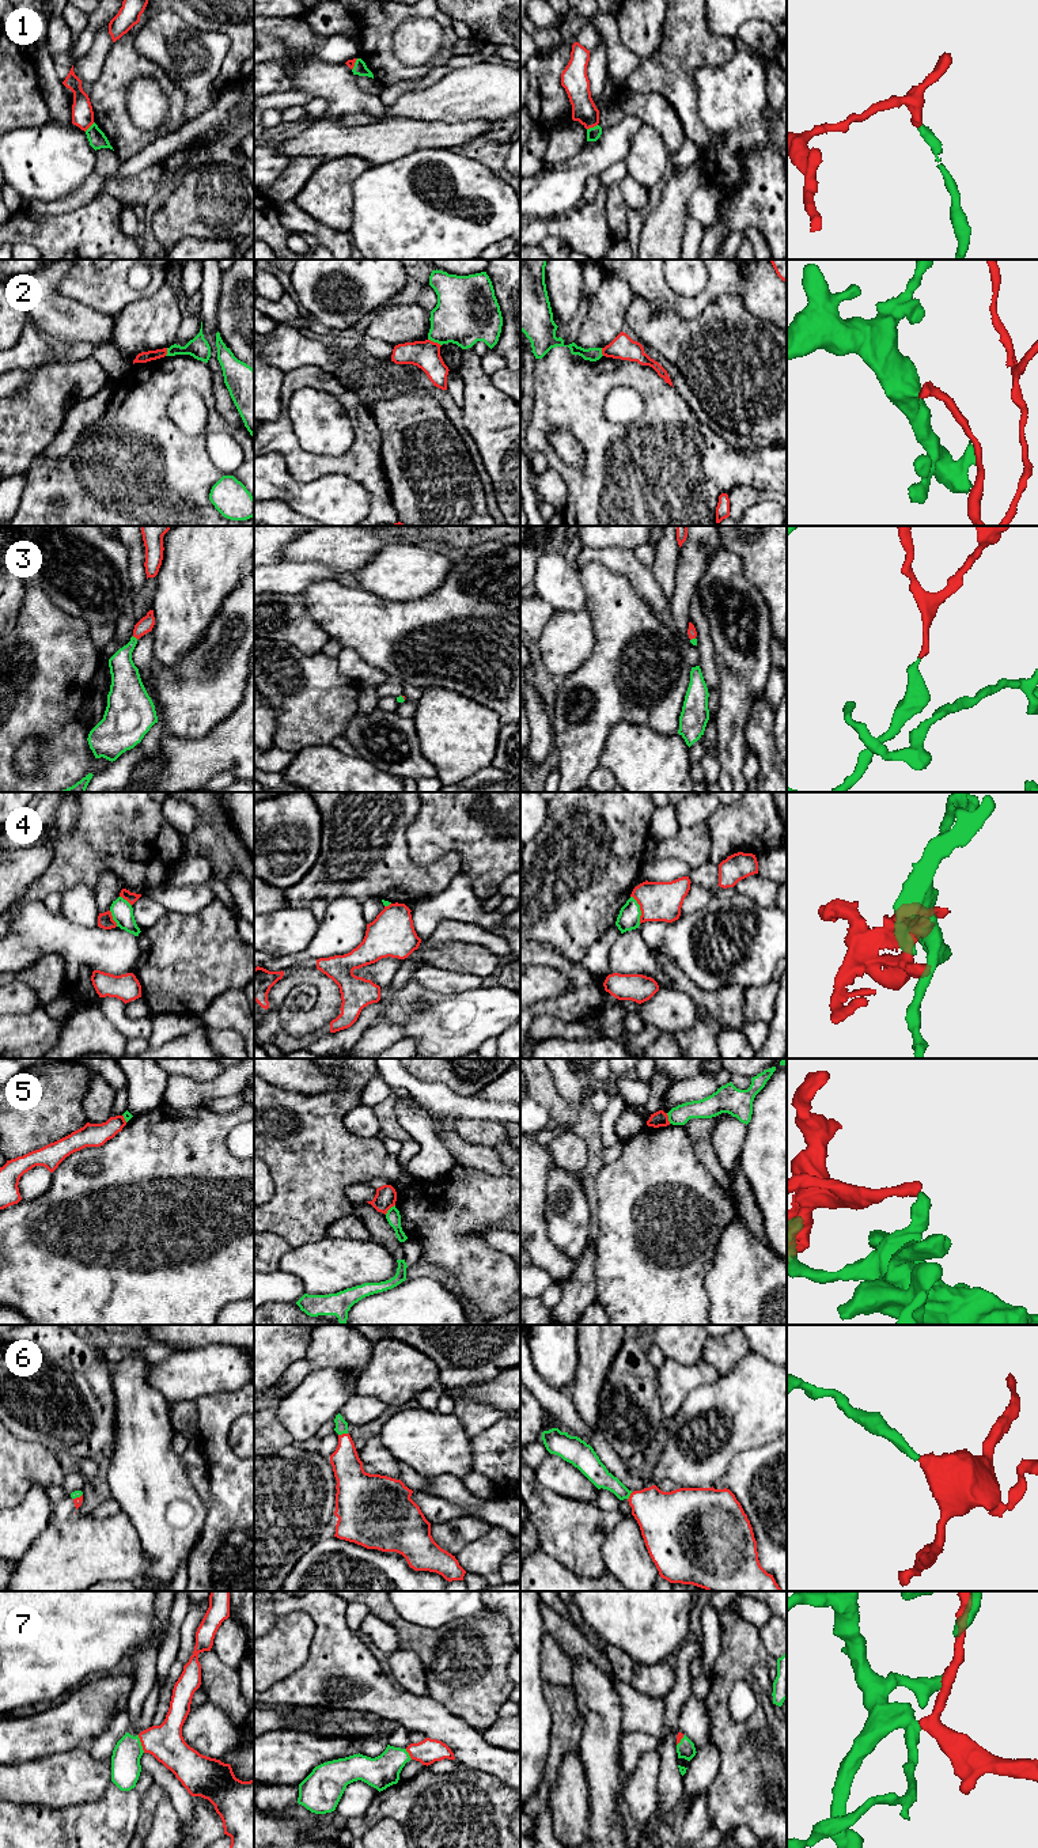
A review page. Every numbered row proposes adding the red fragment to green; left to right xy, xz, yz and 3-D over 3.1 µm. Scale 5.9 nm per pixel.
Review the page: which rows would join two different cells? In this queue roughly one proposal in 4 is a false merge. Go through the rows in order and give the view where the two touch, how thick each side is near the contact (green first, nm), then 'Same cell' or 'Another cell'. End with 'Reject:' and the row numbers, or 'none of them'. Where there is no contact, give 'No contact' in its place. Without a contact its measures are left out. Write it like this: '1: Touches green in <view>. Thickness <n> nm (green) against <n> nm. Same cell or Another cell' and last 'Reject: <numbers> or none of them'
1: Touches green in yz. Thickness 80 nm (green) against 140 nm. Another cell
2: Touches green in xz. Thickness 360 nm (green) against 170 nm. Another cell
3: Touches green in xy. Thickness 170 nm (green) against 90 nm. Same cell
4: Touches green in yz. Thickness 130 nm (green) against 240 nm. Another cell
5: Touches green in xz. Thickness 90 nm (green) against 130 nm. Another cell
6: Touches green in xz. Thickness 80 nm (green) against 180 nm. Same cell
7: Touches green in xy. Thickness 180 nm (green) against 220 nm. Same cell
Reject: 1, 2, 4, 5

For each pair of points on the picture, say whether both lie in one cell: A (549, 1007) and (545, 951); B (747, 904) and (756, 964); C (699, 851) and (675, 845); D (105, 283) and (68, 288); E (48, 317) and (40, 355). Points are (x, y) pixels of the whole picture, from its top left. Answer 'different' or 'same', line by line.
A: same
B: same
C: same
D: same
E: different

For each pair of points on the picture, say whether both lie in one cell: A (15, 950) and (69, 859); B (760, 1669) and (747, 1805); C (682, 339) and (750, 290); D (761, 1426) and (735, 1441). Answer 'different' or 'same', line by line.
A: different
B: different
C: different
D: same

